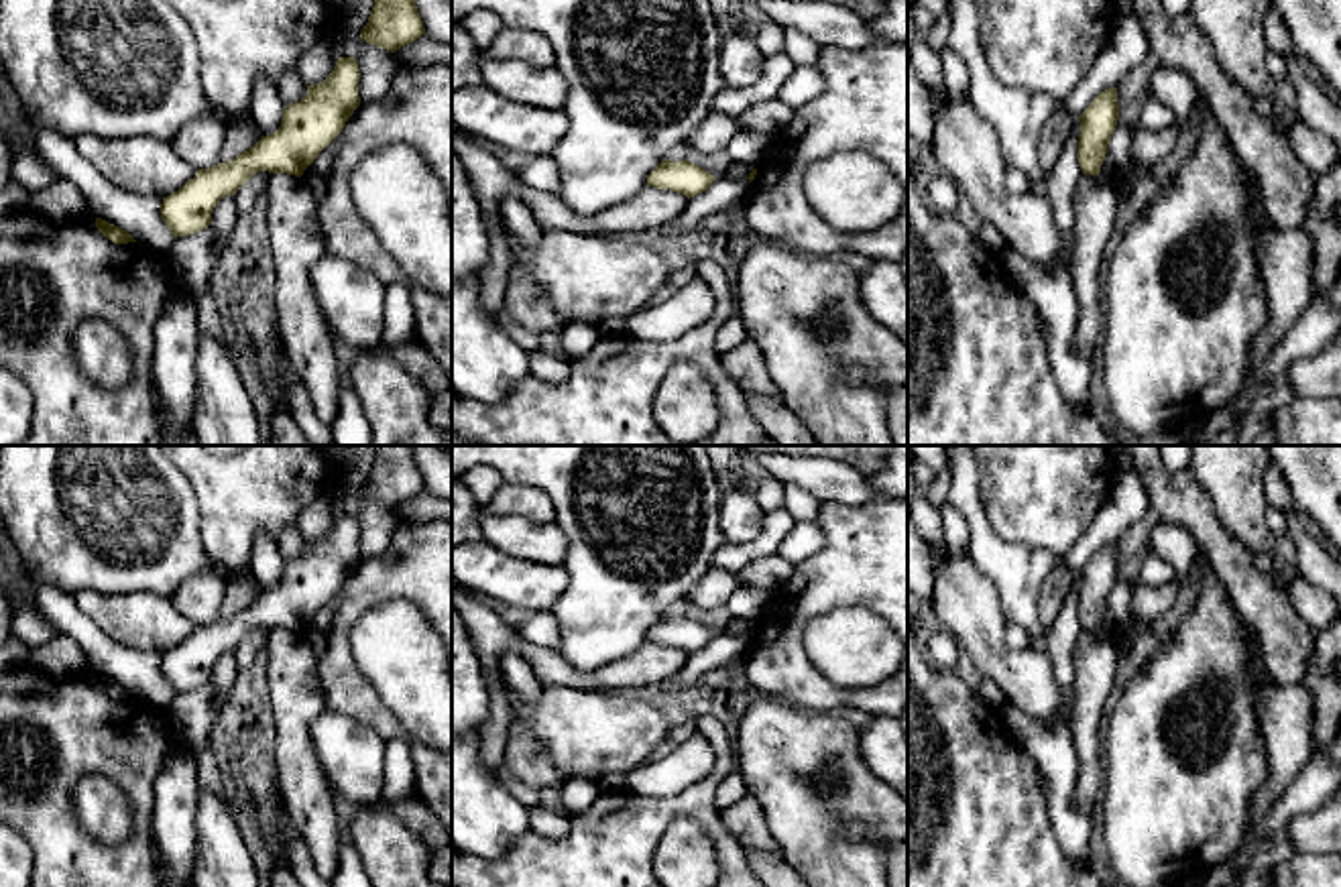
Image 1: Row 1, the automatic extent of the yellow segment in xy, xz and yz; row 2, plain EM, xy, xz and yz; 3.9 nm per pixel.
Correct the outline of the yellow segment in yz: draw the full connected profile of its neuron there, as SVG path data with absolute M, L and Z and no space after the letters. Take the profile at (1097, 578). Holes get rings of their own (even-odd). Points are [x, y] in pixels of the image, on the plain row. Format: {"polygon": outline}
{"polygon": "M1117 543L1101 547L1078 572L1078 620L1085 631L1099 631L1109 594L1119 576Z"}

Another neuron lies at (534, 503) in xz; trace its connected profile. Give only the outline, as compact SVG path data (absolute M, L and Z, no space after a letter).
M503 482L480 511L488 515L521 515L531 521L556 521L553 498L539 486L519 482Z

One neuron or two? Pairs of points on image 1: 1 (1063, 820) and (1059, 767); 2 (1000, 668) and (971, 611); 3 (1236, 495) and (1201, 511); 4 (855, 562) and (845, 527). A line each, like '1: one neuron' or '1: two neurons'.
1: one neuron
2: one neuron
3: two neurons
4: one neuron

